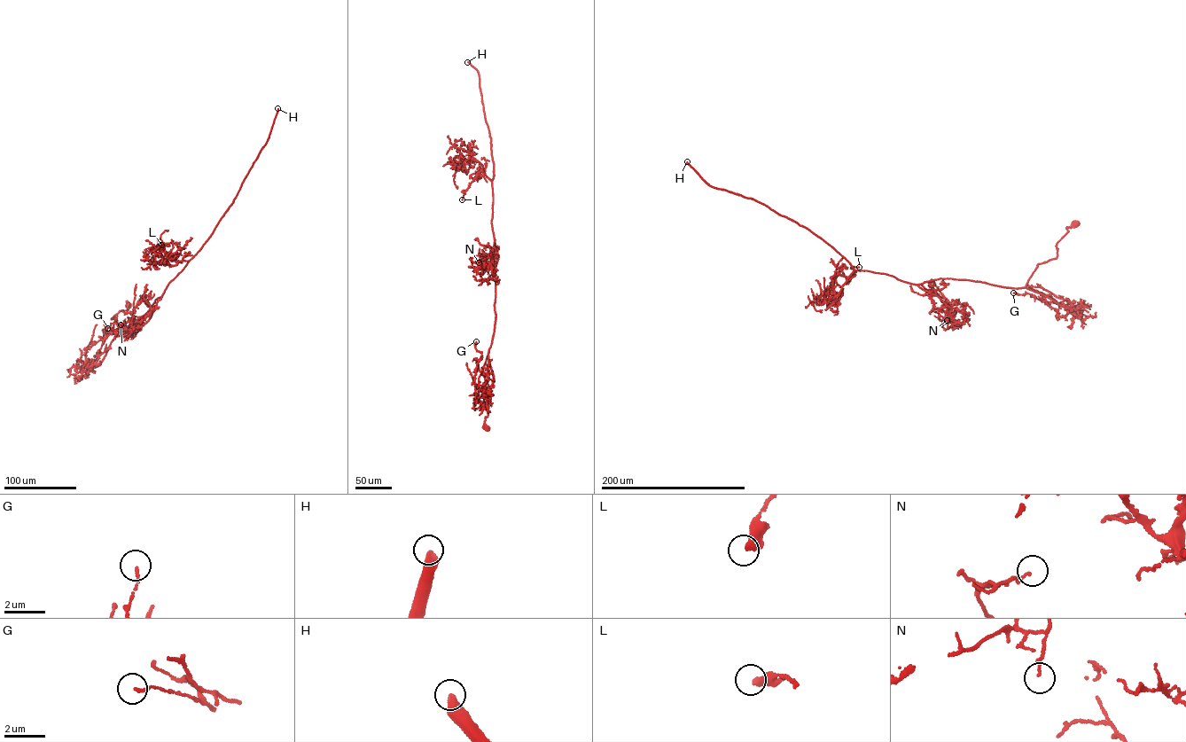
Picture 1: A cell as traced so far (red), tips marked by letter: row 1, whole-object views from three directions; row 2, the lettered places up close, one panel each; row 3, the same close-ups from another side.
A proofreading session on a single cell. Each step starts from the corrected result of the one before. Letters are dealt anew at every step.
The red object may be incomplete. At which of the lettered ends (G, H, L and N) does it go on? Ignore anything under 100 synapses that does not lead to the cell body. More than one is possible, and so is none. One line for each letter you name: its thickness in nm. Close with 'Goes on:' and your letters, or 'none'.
H: 440 nm thick
Goes on: H

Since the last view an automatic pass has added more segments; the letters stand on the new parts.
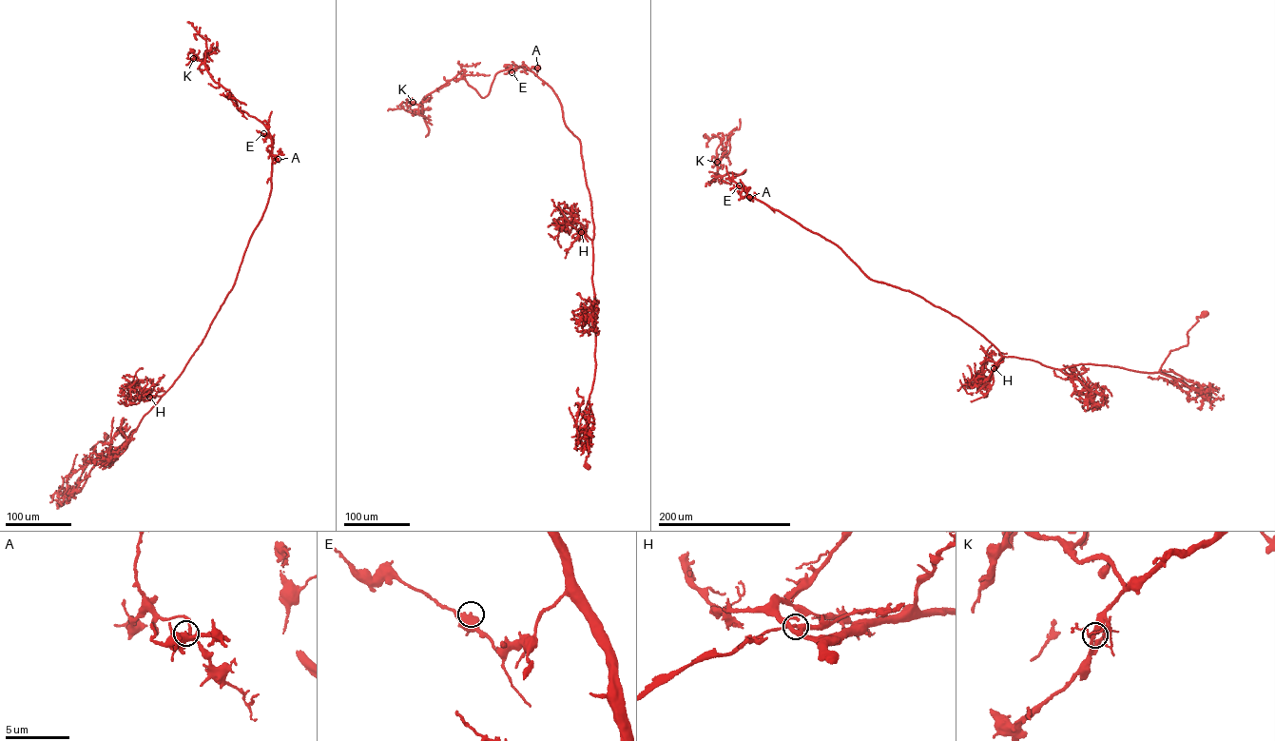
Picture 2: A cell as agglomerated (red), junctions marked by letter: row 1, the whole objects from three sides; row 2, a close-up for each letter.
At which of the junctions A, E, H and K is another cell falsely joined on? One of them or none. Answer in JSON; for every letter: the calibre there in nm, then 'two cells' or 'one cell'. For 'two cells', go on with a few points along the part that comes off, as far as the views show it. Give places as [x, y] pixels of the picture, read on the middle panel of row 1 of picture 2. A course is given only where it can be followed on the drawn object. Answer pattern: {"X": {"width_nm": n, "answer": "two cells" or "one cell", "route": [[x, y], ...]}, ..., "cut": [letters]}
{"A": {"width_nm": 360, "answer": "one cell"}, "E": {"width_nm": 460, "answer": "one cell"}, "H": {"width_nm": 360, "answer": "two cells", "route": [[581, 232], [571, 225], [578, 220], [577, 211]]}, "K": {"width_nm": 400, "answer": "one cell"}, "cut": ["H"]}

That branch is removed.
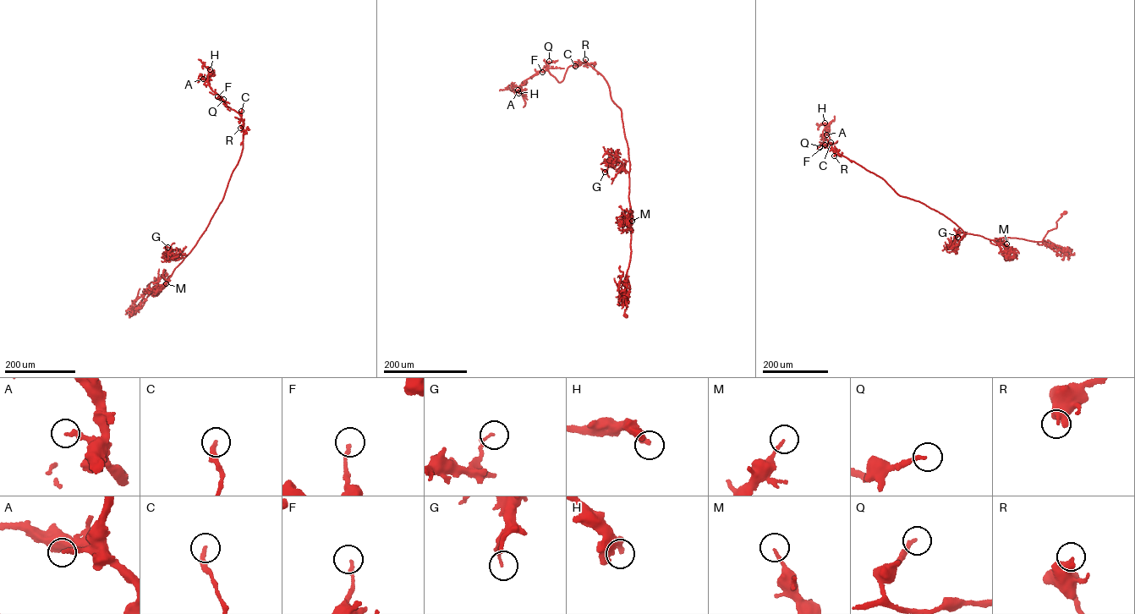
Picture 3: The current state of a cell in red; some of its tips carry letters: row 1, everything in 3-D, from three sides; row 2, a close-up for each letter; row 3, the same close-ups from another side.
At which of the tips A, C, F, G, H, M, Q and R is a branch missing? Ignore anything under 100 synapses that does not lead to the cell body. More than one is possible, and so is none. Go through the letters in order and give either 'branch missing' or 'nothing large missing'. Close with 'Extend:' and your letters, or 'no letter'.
A: nothing large missing
C: nothing large missing
F: nothing large missing
G: nothing large missing
H: nothing large missing
M: nothing large missing
Q: nothing large missing
R: nothing large missing
Extend: no letter

